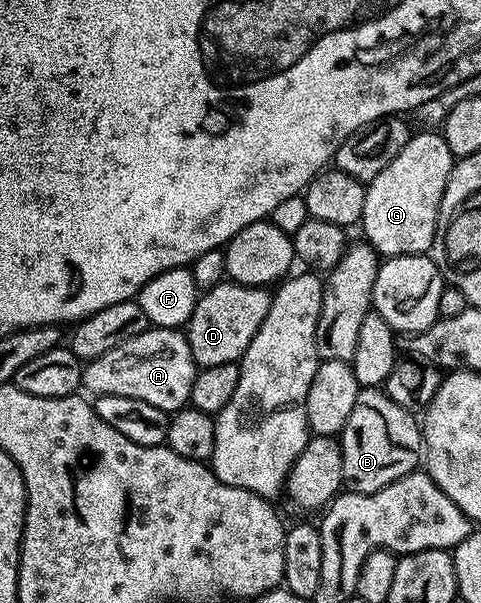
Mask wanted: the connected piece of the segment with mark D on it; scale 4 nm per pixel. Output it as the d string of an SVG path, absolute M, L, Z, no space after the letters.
M232 280L220 282L215 288L204 291L187 323L189 347L198 367L237 362L242 358L272 303L273 294L266 287L244 286Z

